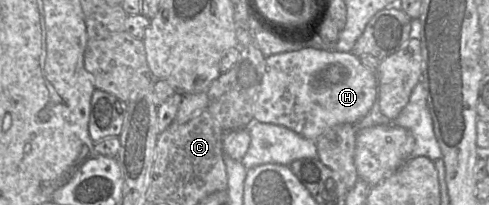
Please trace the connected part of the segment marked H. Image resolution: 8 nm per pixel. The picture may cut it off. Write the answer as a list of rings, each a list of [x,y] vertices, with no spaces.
[[[307,47],[266,57],[261,85],[253,105],[255,120],[285,126],[309,140],[317,140],[327,129],[342,123],[356,124],[377,100],[378,81],[373,71],[351,52]]]

